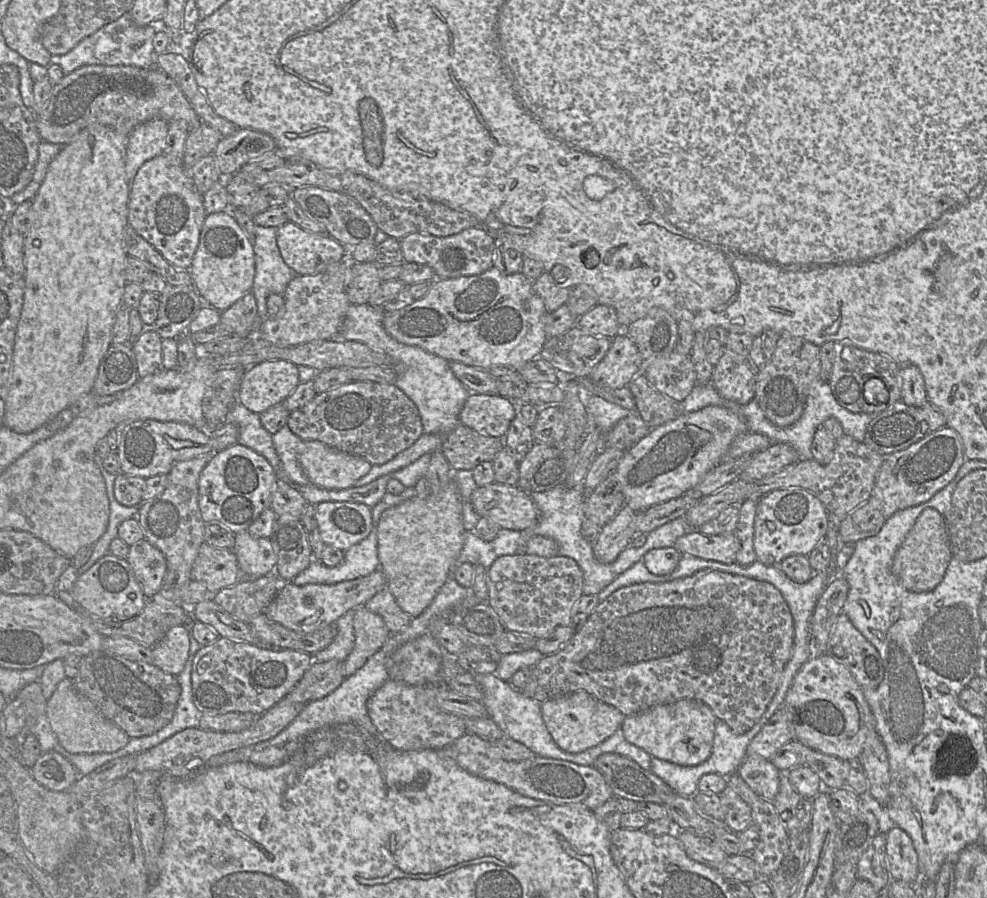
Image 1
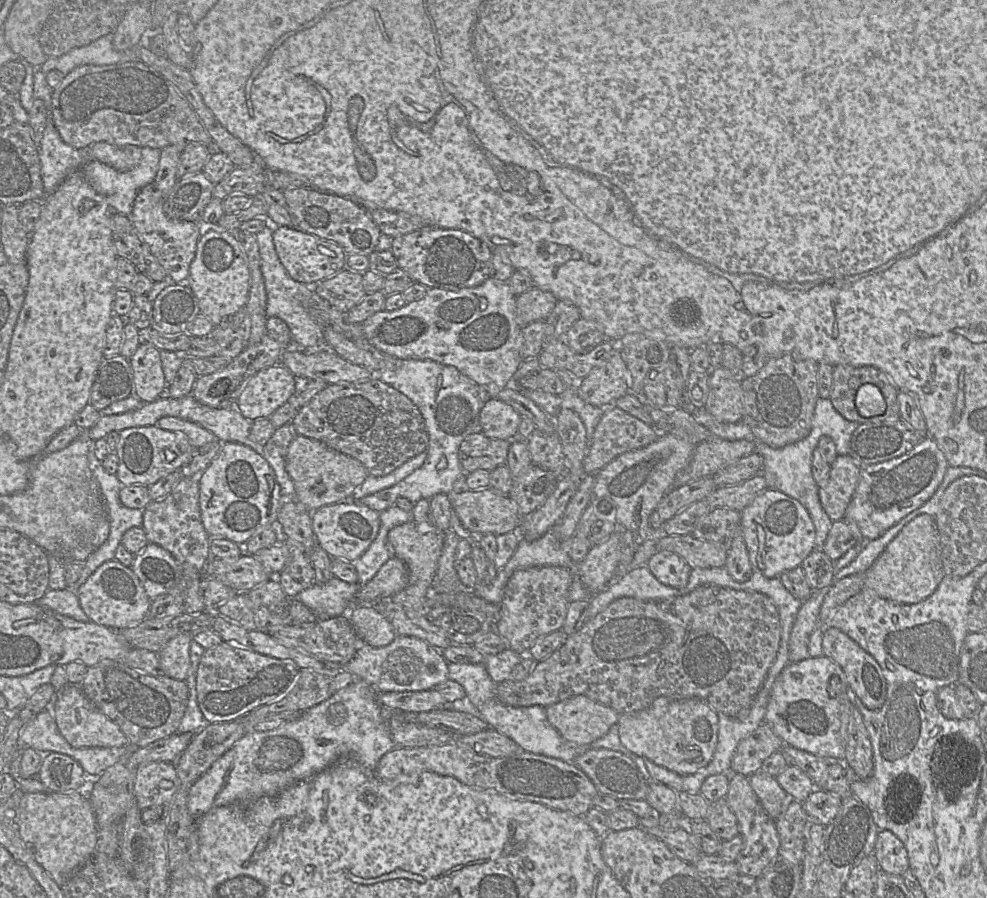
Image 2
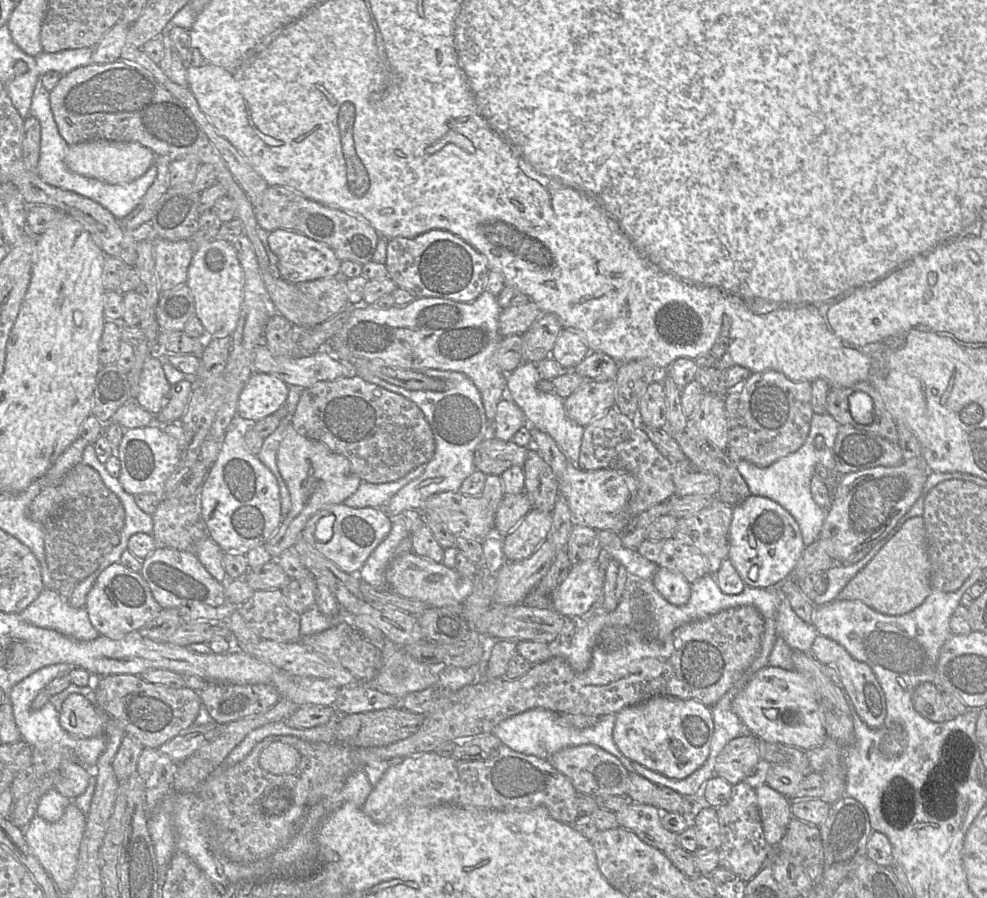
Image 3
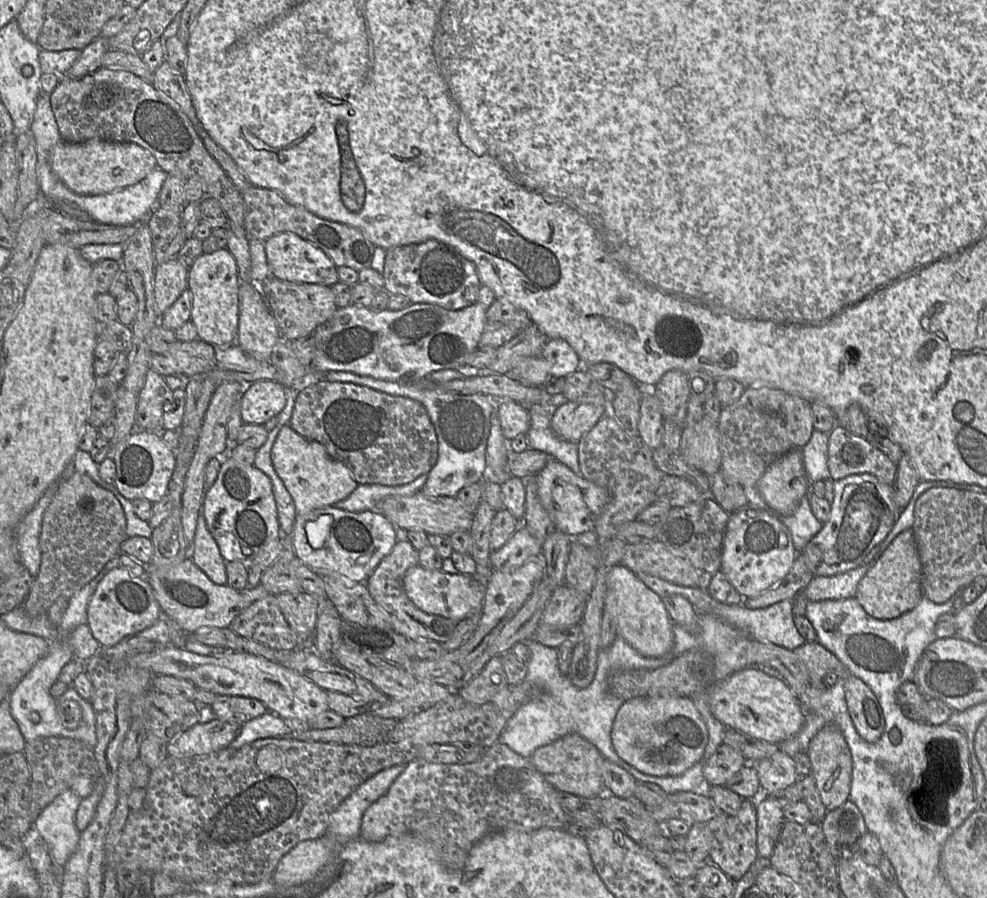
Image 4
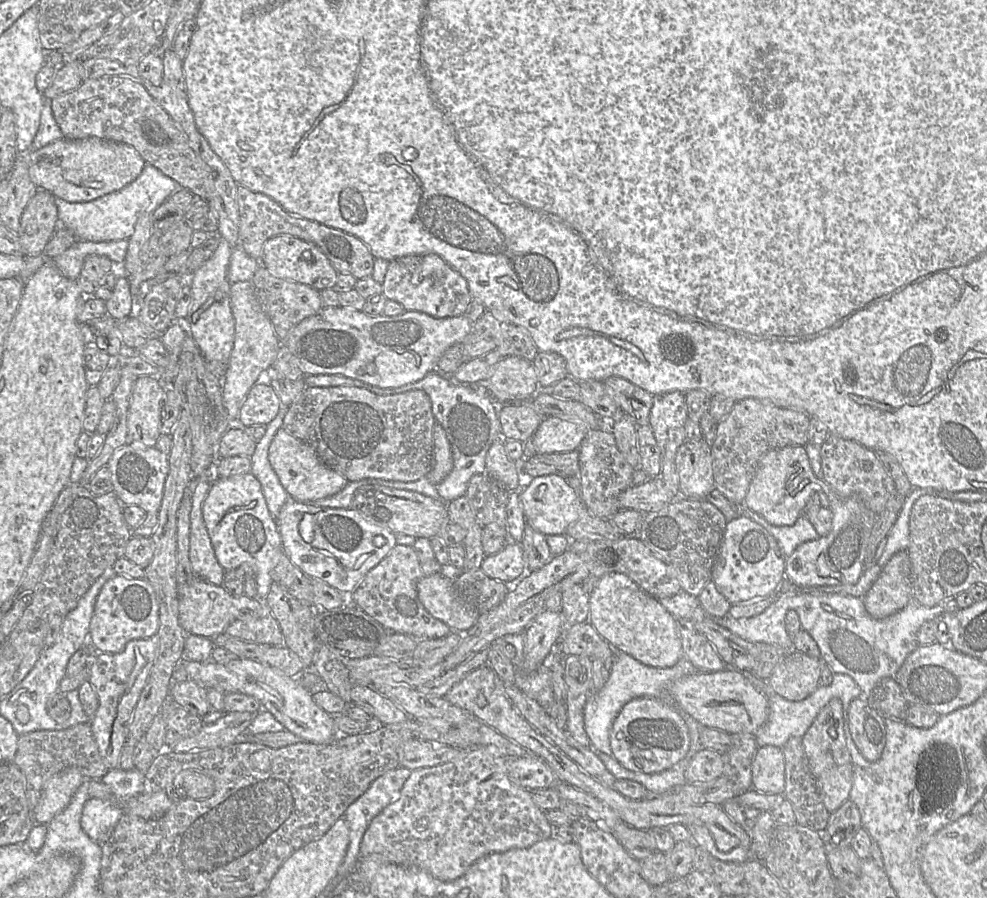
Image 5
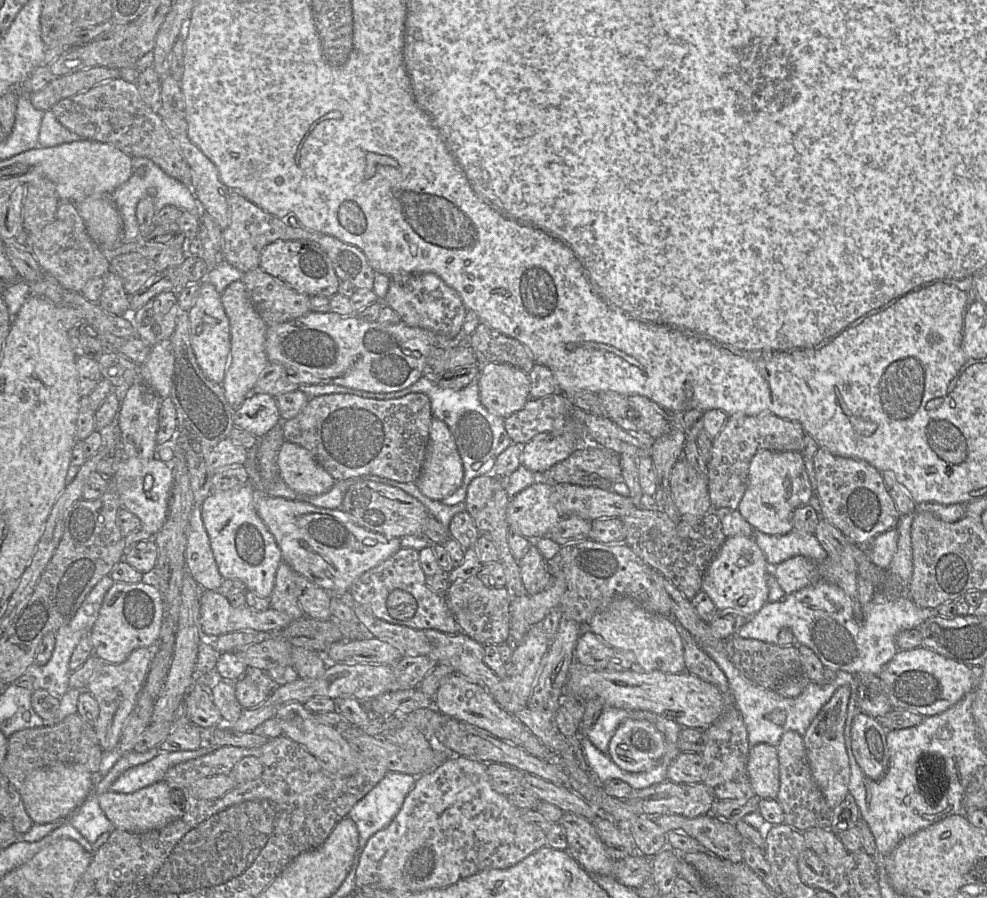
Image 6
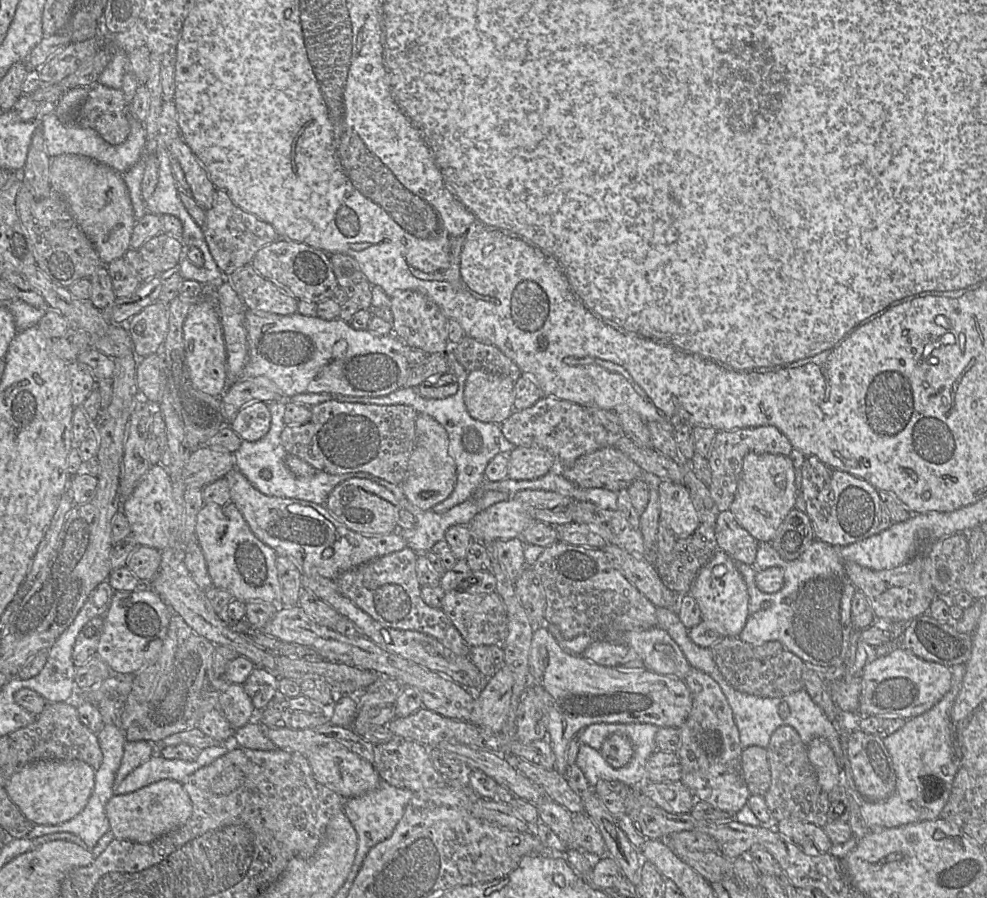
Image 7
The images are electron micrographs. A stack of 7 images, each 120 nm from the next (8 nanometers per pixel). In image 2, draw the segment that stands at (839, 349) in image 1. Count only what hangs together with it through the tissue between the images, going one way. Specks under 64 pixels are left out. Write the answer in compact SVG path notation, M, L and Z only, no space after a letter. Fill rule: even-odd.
M834 366L830 400L834 408L847 420L862 424L879 424L884 420L900 415L898 402L899 389L893 380L882 370L873 366ZM864 384L873 384L881 392L886 410L882 415L866 418L859 414L855 405L857 390Z

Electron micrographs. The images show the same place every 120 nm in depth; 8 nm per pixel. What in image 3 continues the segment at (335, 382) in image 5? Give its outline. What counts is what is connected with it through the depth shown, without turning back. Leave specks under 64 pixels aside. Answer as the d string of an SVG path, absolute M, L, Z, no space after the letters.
M425 369L423 374L443 380L446 388L438 392L407 390L375 375L361 376L369 383L400 394L414 402L425 415L435 440L434 456L426 464L423 474L401 488L385 505L384 510L391 517L400 515L408 509L420 511L423 503L432 495L459 491L462 482L476 470L474 466L476 447L489 435L493 435L492 431L490 433L481 394L470 378L462 372L452 370Z

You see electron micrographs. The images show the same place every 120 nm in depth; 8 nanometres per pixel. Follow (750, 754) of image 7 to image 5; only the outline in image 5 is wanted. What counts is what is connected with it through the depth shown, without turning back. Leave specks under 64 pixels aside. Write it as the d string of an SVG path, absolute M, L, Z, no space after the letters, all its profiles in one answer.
M758 747L751 766L752 788L766 794L783 794L785 790L785 759L781 748Z

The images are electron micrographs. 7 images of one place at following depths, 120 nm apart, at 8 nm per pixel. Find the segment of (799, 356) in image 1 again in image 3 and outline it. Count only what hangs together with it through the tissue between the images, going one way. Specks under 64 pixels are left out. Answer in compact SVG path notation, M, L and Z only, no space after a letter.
M776 370L752 373L725 399L728 421L728 448L732 462L746 460L767 467L797 451L805 442L813 417L812 384L808 380L792 380Z

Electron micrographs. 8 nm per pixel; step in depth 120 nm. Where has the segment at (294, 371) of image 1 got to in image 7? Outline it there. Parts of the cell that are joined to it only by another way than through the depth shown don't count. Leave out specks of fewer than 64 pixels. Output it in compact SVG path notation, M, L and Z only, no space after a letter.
M255 401L241 408L230 426L243 441L255 442L268 433L270 424L271 413L267 403Z

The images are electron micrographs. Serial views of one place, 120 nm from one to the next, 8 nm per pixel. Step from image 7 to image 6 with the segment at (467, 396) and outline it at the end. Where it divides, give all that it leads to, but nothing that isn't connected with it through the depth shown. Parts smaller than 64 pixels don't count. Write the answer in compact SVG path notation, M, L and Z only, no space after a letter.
M505 363L480 366L479 397L492 414L506 418L517 412L530 399L528 373Z

